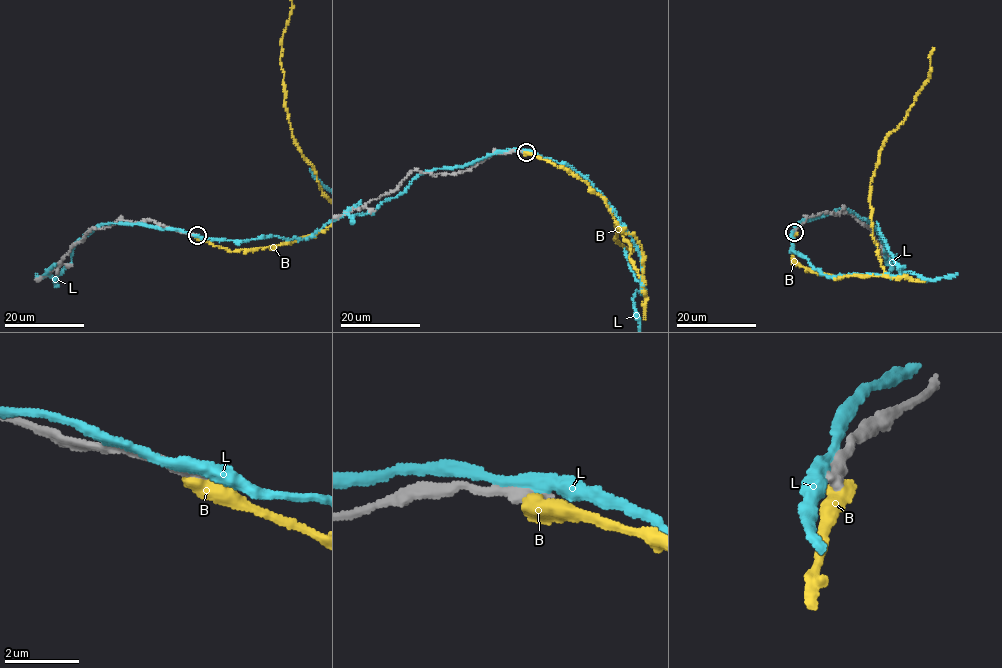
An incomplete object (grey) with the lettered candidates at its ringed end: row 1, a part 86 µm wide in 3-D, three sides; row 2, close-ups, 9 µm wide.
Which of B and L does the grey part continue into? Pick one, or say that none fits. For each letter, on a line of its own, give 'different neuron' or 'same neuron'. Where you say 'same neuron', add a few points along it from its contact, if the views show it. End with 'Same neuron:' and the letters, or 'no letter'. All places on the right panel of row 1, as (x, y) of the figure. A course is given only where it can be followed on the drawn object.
B: different neuron
L: different neuron
Same neuron: no letter

